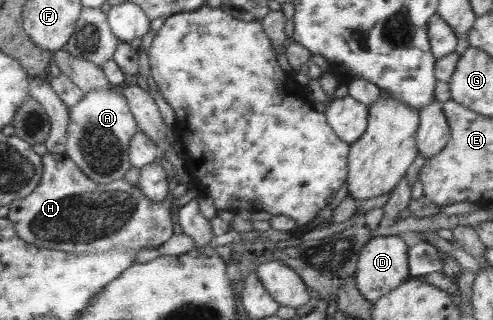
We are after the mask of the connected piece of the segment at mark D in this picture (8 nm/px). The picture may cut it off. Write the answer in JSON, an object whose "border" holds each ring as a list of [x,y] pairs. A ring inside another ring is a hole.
{"border":[[[398,234],[374,237],[362,247],[355,273],[355,286],[364,298],[374,303],[410,278],[408,250],[408,246]]]}

